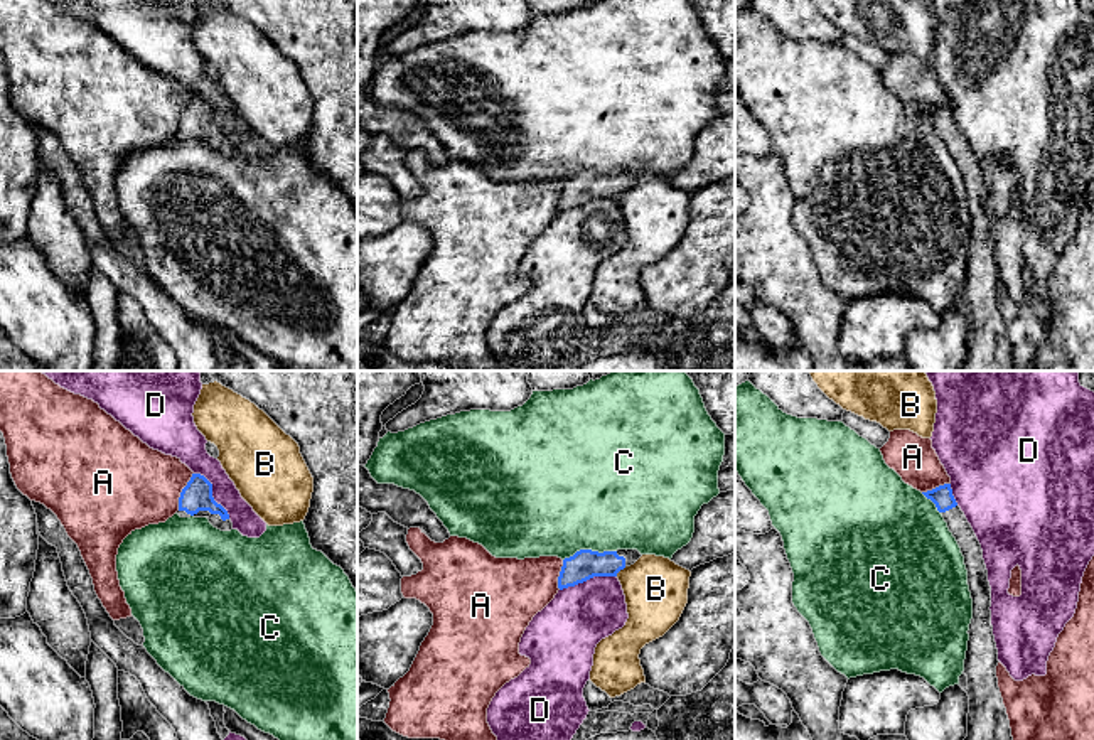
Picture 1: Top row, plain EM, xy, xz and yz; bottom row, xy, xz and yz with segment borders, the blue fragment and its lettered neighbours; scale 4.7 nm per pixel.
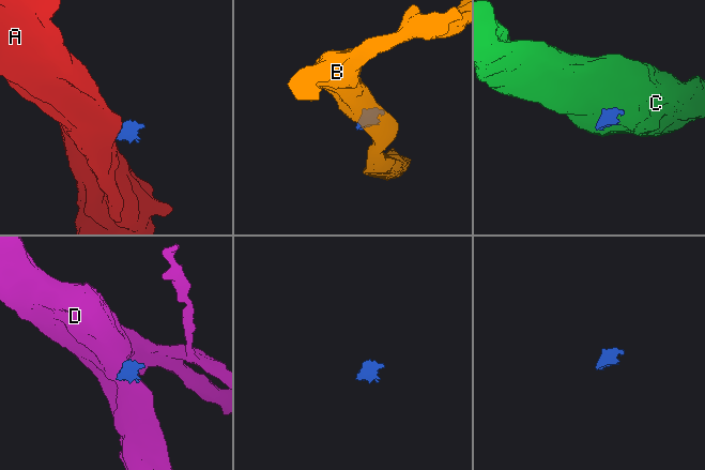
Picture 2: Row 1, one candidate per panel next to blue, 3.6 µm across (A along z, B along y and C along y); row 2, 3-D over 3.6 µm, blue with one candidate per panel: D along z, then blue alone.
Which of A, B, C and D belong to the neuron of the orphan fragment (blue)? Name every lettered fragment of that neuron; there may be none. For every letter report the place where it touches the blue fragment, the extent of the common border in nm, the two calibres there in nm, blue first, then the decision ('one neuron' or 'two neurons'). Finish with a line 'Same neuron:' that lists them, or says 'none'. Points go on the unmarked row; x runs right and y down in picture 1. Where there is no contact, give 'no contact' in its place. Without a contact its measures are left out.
A: xy (182, 113) | 200 nm | 150/400 nm | two neurons
B: xz (621, 191) | 70 nm | 140/300 nm | two neurons
C: xz (589, 172) | 260 nm | 140/500 nm | two neurons
D: xz (587, 201) | 280 nm | 140/300 nm | two neurons
Same neuron: none

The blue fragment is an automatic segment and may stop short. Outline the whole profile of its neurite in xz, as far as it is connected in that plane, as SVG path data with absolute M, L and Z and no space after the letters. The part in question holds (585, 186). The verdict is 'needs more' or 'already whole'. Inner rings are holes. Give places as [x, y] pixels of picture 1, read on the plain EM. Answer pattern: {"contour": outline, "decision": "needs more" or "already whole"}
{"contour": "M580 172L563 182L558 211L575 209L593 199L617 199L620 192L634 187L642 177L637 172L592 174Z", "decision": "needs more"}

